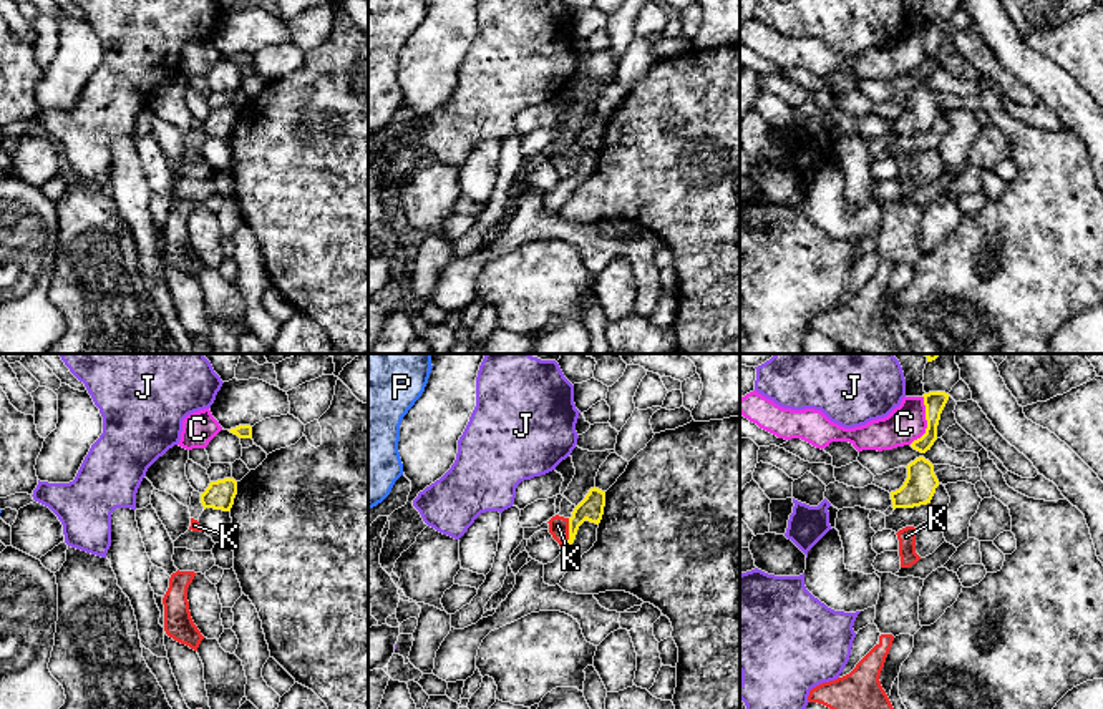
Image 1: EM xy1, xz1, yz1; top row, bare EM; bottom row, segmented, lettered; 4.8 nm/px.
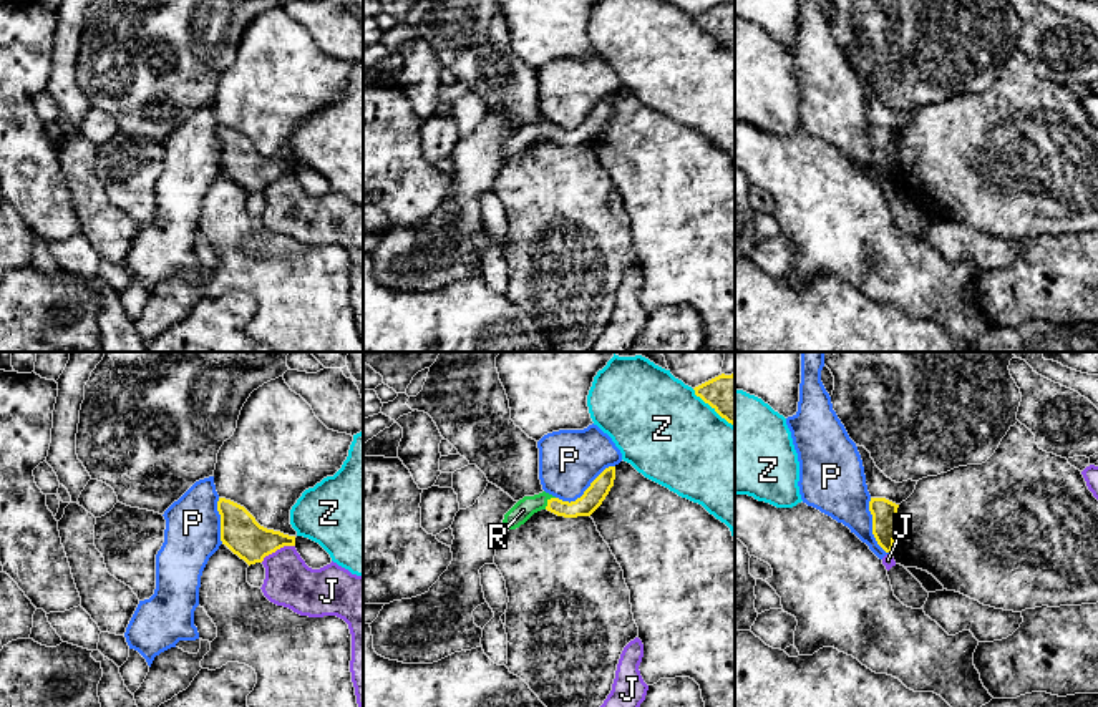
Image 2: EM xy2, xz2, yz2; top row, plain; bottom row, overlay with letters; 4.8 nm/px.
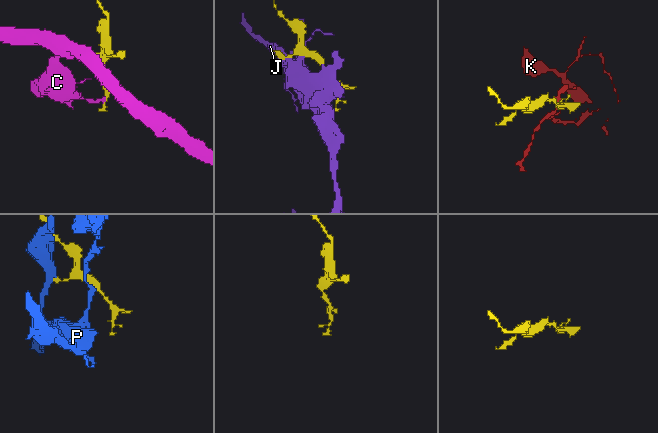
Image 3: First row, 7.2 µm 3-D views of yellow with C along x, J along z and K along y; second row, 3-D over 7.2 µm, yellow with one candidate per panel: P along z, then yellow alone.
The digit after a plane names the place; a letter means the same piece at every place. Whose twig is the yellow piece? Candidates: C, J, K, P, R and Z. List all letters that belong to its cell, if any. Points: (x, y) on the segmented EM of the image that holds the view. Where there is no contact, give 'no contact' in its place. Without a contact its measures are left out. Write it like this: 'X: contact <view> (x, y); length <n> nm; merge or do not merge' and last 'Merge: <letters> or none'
C: contact yz1 (928, 422); length 240 nm; do not merge
J: contact xy2 (277, 548); length 190 nm; do not merge
K: contact xz1 (569, 532); length 140 nm; merge
P: contact xz2 (586, 490); length 340 nm; do not merge
R: contact xz2 (548, 502); length 80 nm; merge
Z: contact xz2 (712, 407); length 280 nm; do not merge
Merge: K, R

